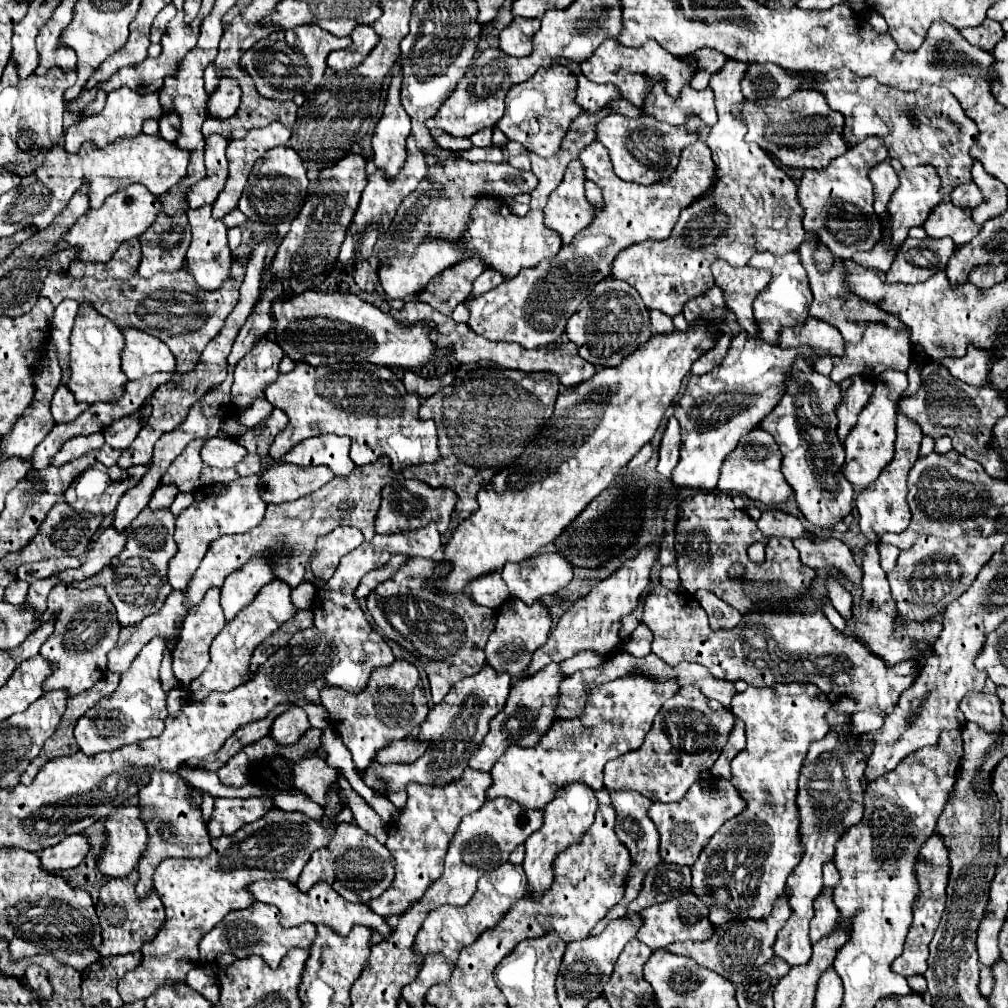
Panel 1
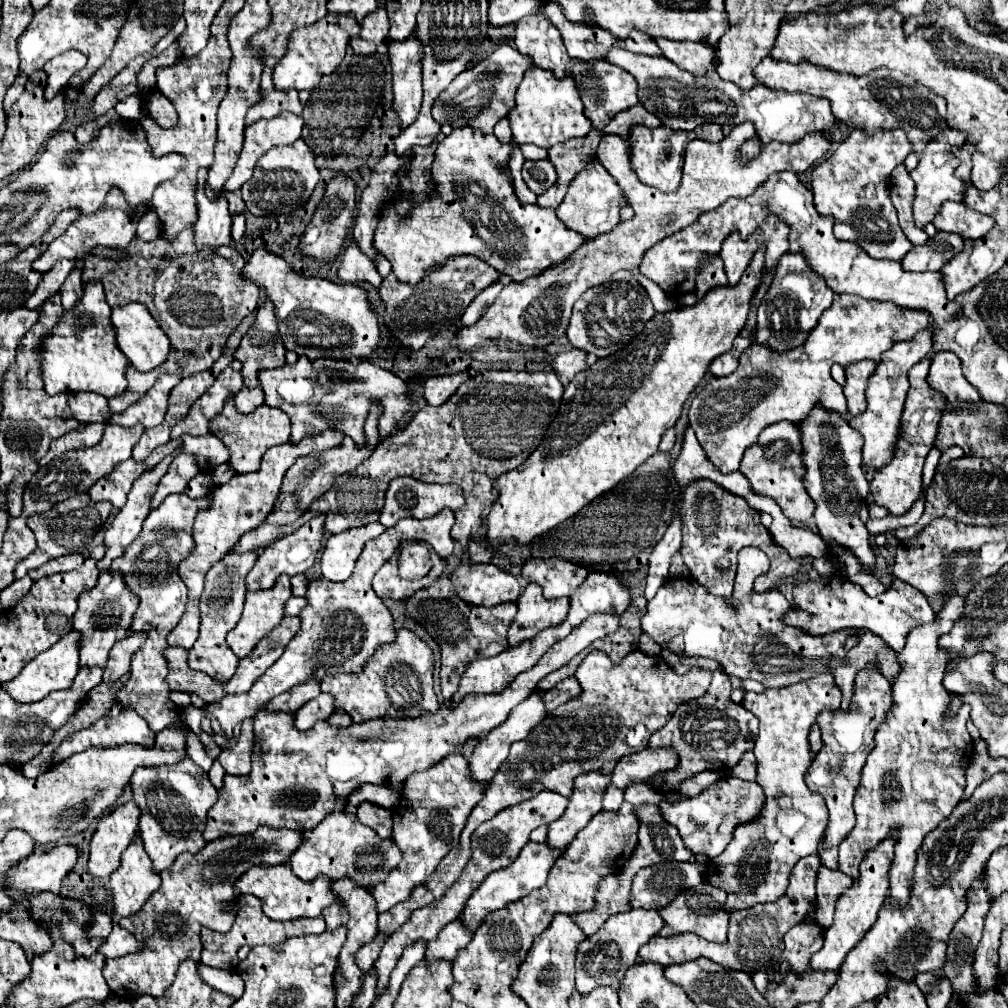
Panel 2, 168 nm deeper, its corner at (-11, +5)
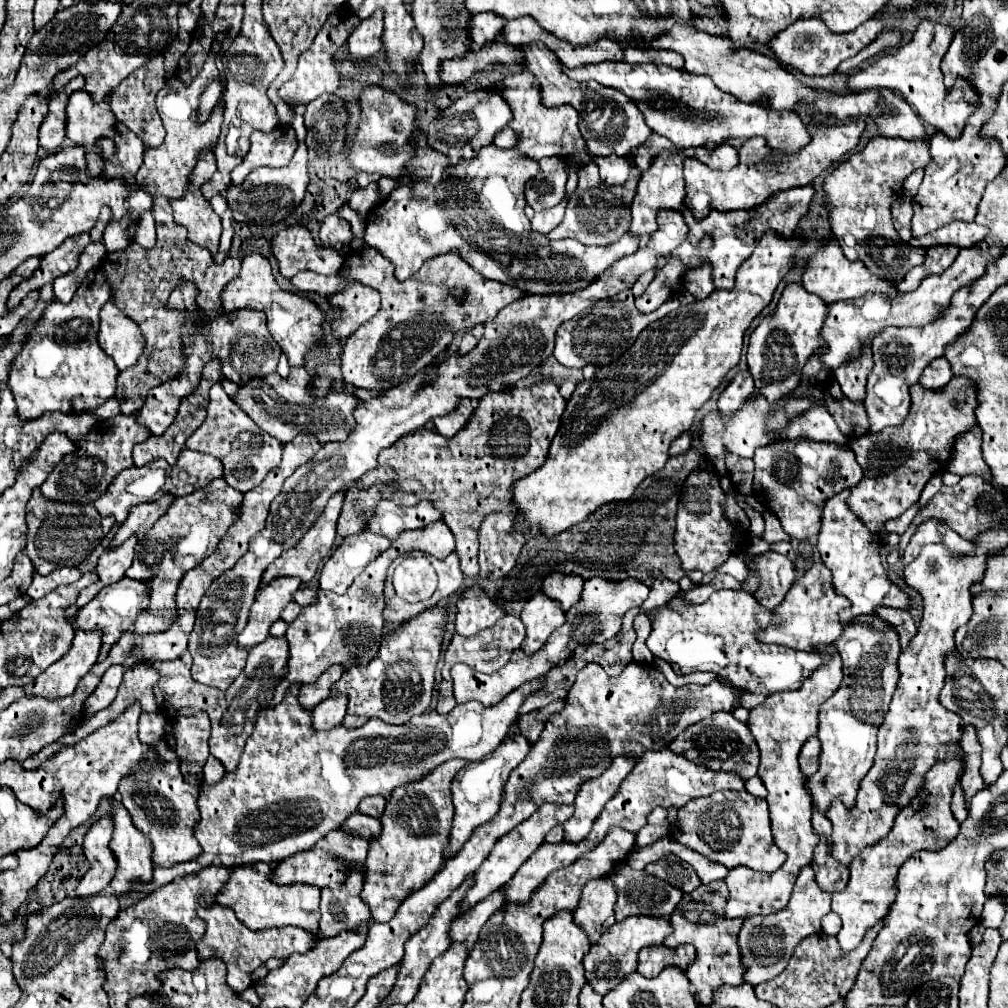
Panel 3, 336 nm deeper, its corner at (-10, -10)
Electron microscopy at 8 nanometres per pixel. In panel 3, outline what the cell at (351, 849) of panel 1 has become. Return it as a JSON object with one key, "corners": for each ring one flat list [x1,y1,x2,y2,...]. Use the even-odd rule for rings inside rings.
{"corners":[[341,829,331,831,321,841,317,841,317,845,313,849,295,853,295,855,279,861,279,865,275,867,275,873,273,873,273,881,279,885,303,883,303,885,315,885,319,889,323,889,323,887,339,889,347,881,349,865,363,865,367,859,367,851,369,851,369,843,365,839,347,835],[333,861,337,861,337,865,333,865]]}

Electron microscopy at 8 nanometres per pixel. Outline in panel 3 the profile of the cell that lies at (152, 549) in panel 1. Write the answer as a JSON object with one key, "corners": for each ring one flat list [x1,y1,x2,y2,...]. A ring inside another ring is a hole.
{"corners":[[215,479,211,481,205,489,195,491,187,497,179,497,169,509,167,513,151,527,151,531,137,543,135,547,135,559,133,565,127,569,127,577,143,581,149,585,149,609,141,613,141,619,135,621,135,633,137,635,145,635,145,633,161,633,167,631,167,627,171,627,171,623,175,621,175,591,179,587,181,577,197,567,207,555,211,555,219,543,219,539,227,533,229,525,235,519,235,509,239,507,243,495,239,491,235,491,233,487,229,487,225,483,225,479]]}

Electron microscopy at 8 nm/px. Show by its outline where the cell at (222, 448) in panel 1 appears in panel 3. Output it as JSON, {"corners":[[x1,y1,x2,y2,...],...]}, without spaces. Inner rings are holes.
{"corners":[[183,449,183,453,179,455,175,465,169,465,163,459,155,459,151,461,147,467,131,467,131,471,121,471,111,487,95,501,95,509,99,511,101,517,113,515,117,519,117,523,123,523,127,519,127,513,133,505,143,503,143,501,155,501,159,499,163,493,181,493,181,495,189,495,197,489,207,487,207,483,211,483,213,479,223,477,223,465,219,463,219,459,207,455,207,453,199,453,199,451,191,451,191,449]]}

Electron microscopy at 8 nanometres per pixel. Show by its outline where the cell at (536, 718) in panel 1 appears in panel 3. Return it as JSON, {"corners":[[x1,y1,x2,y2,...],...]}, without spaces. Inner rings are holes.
{"corners":[[517,733,515,737,505,737,503,743,491,755,487,755,487,759,481,759,479,763,469,763,455,775,451,783,455,819,453,819,453,829,451,829,451,845,445,849,445,857,455,855,463,847,463,843,471,837,475,827,495,817,495,813,499,811,503,785,509,773,527,757,529,749,531,749,531,743,527,743,527,739,521,733]]}

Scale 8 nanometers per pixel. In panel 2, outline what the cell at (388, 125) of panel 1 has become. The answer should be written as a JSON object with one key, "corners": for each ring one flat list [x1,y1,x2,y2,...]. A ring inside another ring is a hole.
{"corners":[[412,32,406,40,386,40,388,58,394,80,394,110,402,122,402,128,416,120,422,102,422,58,424,48]]}

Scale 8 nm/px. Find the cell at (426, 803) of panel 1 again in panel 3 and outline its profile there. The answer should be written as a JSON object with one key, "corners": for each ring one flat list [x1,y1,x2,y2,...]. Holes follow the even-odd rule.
{"corners":[[451,759,431,771,425,779,395,789,387,801,385,815,381,817,383,831,379,839,369,845,365,885,361,891,361,899,369,905,377,923,391,921,399,903,409,893,425,887,445,861,445,847,449,843,455,811,451,803,451,779,463,765,467,765,467,761]]}

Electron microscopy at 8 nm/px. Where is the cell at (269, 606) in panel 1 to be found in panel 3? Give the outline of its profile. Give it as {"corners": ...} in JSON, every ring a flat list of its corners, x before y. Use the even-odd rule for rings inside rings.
{"corners":[[277,577,257,593,247,627,239,635,239,649,249,651,255,647,255,643,263,643,263,639,269,637,271,625,281,617,281,611,291,601,291,595,295,589,299,589,299,585,301,583,295,577]]}

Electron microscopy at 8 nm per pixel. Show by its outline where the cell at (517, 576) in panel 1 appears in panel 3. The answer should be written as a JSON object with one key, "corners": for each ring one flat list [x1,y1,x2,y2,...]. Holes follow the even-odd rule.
{"corners":[[555,573,555,575,549,575,543,581,541,591,547,597,559,601,563,611,567,611,579,601,579,595,583,591,583,579,577,577,577,575,559,575,559,573]]}

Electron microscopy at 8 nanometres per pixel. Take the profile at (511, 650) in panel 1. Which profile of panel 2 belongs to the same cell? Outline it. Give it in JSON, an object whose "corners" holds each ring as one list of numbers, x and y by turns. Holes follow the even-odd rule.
{"corners":[[528,584,516,604,518,614,508,630,508,646,518,646,526,640,532,640,544,628,560,624,570,608,568,598,546,600,538,584]]}

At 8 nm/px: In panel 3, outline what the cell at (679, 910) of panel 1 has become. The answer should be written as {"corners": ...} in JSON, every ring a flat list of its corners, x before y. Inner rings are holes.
{"corners":[[715,881,709,885,699,885,695,891,685,893,679,905,671,915,673,933,663,941,665,947,677,947,681,943,691,943,697,949,697,969,687,969,687,977,703,1005,711,1003,713,989,721,985,741,985,745,967,741,965,741,955,737,947,737,933,743,925,743,919,727,919,725,917,725,901,727,887,723,881]]}

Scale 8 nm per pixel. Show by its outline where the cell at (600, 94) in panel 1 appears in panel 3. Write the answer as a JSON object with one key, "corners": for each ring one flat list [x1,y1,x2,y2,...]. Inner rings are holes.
{"corners":[[543,43,523,45,521,51,525,57,525,69,531,71,541,85,543,105,559,107,569,103,579,111,579,129,591,155,599,155,599,157,605,157,609,153,629,155,637,145,647,141,651,129,645,125,641,111,635,107,635,103,631,103,631,99,627,99,627,95,611,87,603,87,603,85,591,87,591,83,575,83,573,79,567,79,563,71,563,63]]}

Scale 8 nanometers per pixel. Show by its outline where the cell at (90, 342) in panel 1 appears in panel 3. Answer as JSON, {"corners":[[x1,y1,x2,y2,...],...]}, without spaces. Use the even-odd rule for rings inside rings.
{"corners":[[97,267,79,285,71,303,61,305,59,301,51,301,47,305,9,373,9,387,15,395,21,419,35,419,47,411,77,415,87,409,97,409,107,399,115,397,115,379,119,371,97,341,99,311,109,301,109,291,101,267]]}

